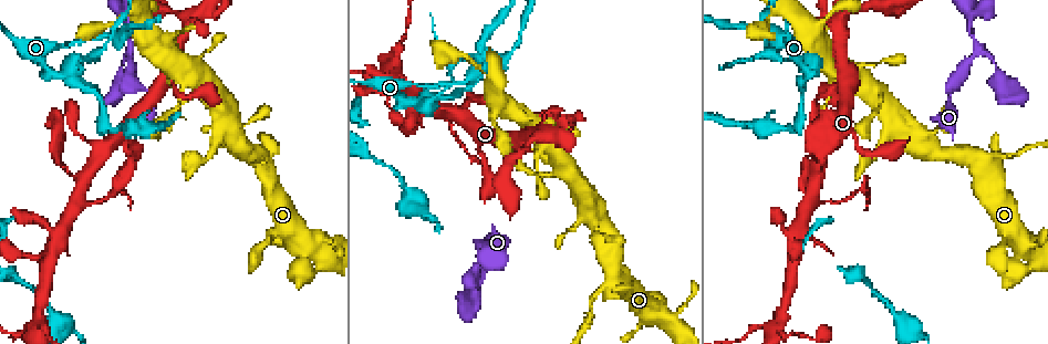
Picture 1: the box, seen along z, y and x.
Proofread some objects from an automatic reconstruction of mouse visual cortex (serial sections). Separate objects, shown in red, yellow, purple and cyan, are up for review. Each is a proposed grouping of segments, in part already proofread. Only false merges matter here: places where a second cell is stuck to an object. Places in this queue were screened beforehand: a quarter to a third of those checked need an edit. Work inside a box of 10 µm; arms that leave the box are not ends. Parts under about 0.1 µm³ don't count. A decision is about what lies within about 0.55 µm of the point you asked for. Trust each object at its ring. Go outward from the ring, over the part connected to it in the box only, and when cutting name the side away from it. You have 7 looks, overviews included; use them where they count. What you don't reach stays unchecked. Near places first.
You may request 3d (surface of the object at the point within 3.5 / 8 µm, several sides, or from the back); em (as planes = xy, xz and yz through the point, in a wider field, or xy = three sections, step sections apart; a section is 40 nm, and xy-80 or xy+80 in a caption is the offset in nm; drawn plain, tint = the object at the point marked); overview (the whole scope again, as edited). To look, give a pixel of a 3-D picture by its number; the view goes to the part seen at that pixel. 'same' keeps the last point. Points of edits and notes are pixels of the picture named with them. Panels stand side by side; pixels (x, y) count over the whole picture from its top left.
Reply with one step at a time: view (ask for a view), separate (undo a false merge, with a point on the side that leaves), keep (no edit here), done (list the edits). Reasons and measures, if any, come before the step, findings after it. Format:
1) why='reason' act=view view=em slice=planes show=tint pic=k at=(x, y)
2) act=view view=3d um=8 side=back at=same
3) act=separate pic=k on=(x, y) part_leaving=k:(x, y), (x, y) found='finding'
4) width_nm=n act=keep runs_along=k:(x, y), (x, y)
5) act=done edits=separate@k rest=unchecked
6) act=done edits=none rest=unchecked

why='three arms meet' act=view view=3d um=3.5 pic=1 at=(976, 52)

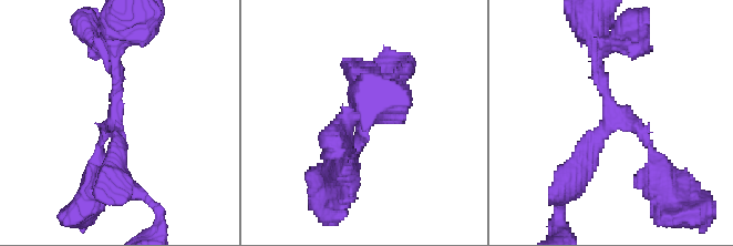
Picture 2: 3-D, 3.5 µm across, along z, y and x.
arms=3 arm_widths_nm=150,150,300 why='need the tissue' act=view view=em slice=xy step=5 show=tint pic=2 at=(610, 123)

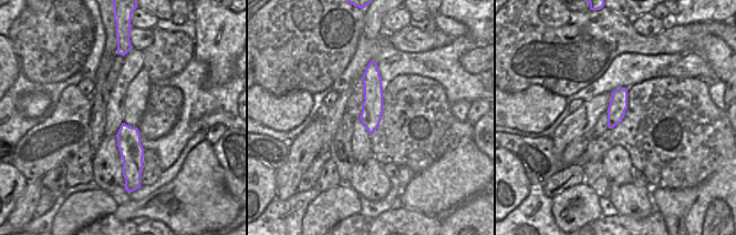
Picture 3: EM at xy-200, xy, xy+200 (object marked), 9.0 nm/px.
act=keep runs_along=3:(373, 64), (370, 129) found='all the same cell'

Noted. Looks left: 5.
why='three arms meet' act=view view=3d um=3.5 pic=1 at=(61, 74)

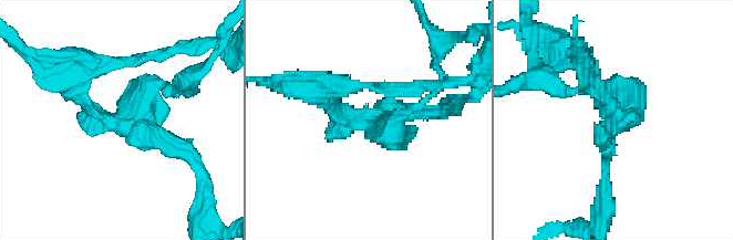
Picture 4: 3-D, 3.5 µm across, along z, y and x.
arms=3 arm_widths_nm=200,200,200 why='now the EM' act=view view=em slice=xy step=2 show=tint pic=4 at=(619, 119)

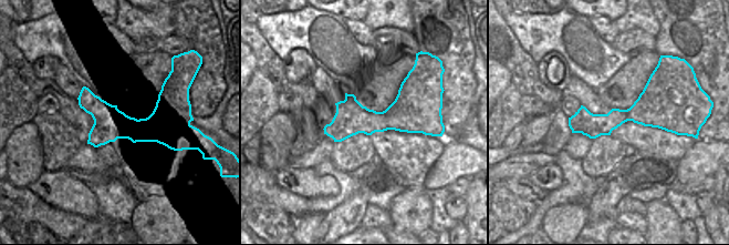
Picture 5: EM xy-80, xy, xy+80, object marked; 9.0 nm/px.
act=separate pic=4 on=(141, 80) part_leaving=4:(121, 118), (151, 85), (195, 89) found='two cells meet here'

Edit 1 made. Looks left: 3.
act=view view=overview

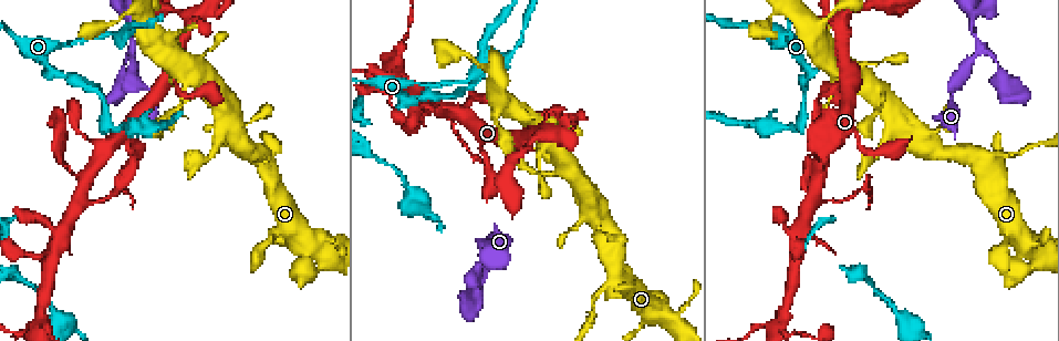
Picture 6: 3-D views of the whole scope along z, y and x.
why='looks like a crossing' act=view view=3d um=8 pic=6 at=(188, 16)

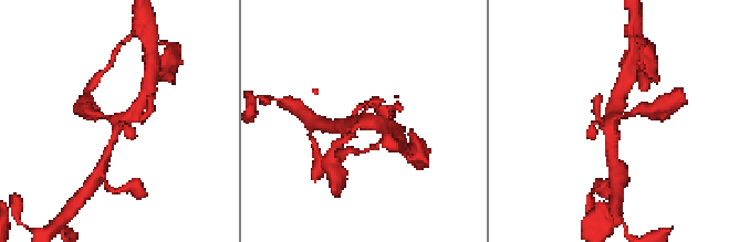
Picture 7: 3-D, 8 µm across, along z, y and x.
act=view view=em slice=xy step=5 show=tint at=same

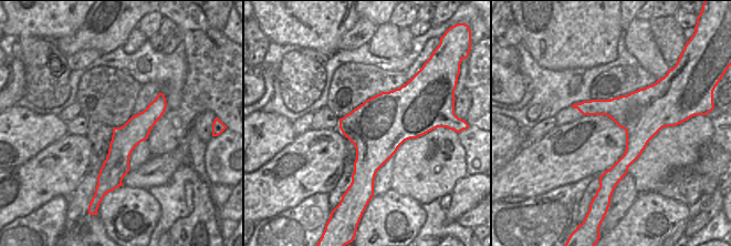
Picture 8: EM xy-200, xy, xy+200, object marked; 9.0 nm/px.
act=keep runs_along=8:(160, 96), (123, 142), (117, 178) found='one cell here'

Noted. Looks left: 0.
act=done edits=separate@4 rest=unchecked

